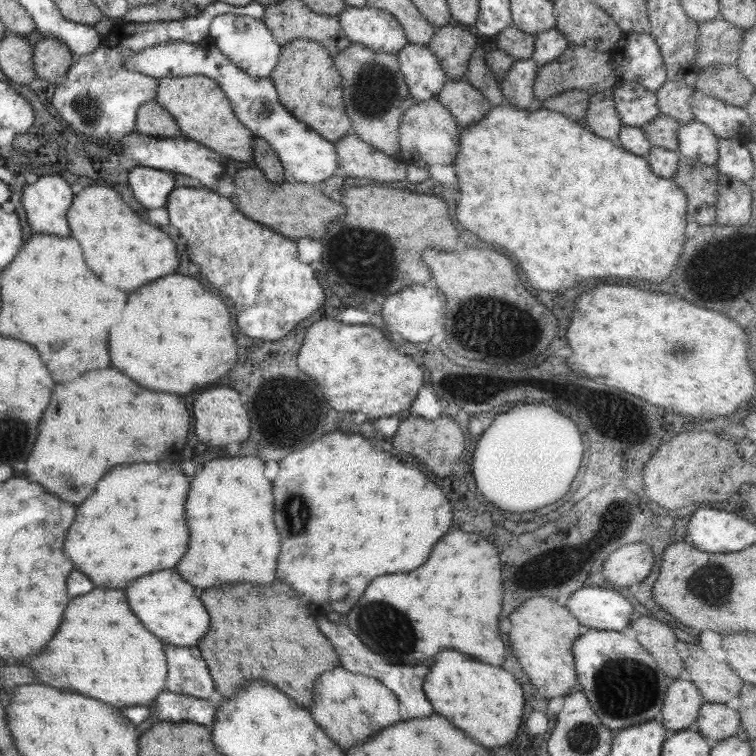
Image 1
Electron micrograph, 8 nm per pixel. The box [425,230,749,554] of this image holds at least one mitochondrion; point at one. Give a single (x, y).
(462, 326)

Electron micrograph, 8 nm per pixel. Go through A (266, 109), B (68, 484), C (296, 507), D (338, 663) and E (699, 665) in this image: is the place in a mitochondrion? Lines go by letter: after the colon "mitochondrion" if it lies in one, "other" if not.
A: other
B: mitochondrion
C: mitochondrion
D: other
E: other

